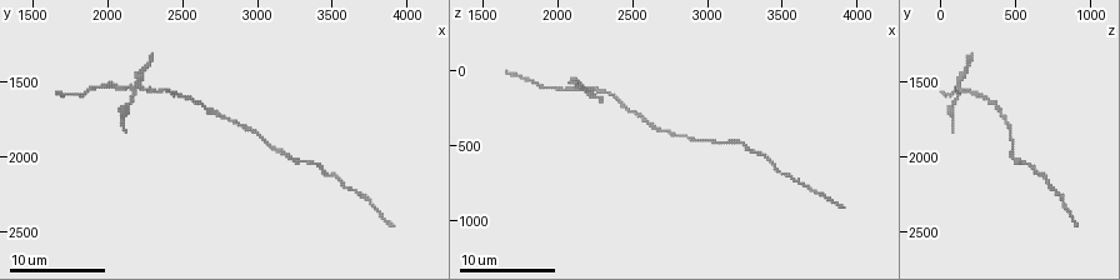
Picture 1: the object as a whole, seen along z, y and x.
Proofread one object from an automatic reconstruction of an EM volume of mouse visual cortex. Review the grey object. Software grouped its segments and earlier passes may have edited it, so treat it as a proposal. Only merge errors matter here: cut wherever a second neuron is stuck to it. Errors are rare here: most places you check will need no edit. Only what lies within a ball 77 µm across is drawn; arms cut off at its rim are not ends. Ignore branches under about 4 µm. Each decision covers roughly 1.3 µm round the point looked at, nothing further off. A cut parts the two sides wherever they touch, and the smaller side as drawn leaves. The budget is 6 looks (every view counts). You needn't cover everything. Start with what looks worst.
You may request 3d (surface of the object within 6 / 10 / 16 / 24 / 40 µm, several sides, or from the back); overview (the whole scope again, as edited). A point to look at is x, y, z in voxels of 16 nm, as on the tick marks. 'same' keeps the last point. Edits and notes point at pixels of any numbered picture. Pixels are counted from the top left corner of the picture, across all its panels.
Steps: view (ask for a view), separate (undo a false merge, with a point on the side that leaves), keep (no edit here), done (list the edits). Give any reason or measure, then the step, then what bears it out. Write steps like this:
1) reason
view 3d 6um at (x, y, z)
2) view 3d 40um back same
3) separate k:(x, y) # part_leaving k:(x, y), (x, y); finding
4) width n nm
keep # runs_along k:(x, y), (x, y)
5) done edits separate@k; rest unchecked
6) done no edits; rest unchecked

four arms meet
view 3d 6um at (2180, 1560, 120)

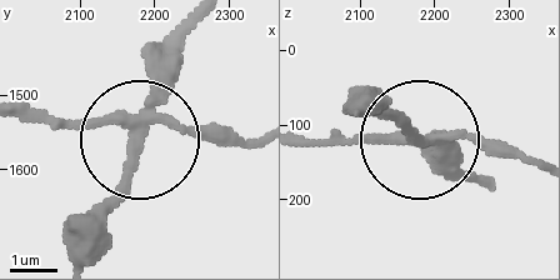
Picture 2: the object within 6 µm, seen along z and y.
separate 2:(165, 56) # part_leaving 2:(144, 123), (96, 250); a second neuron is stuck on

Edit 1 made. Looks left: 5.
view overview

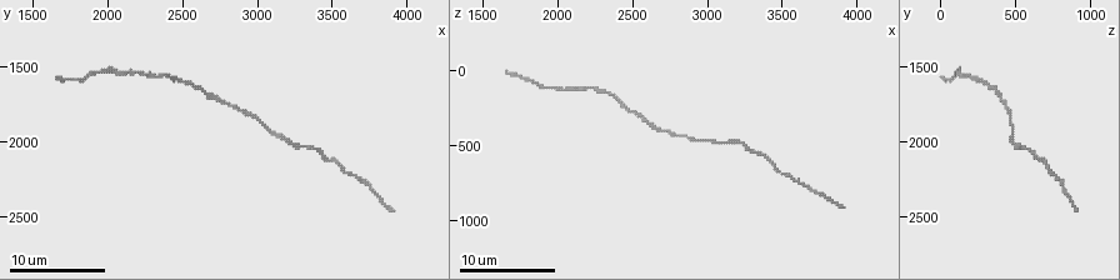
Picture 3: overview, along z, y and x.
view 3d 6um at (3340, 2020, 540)

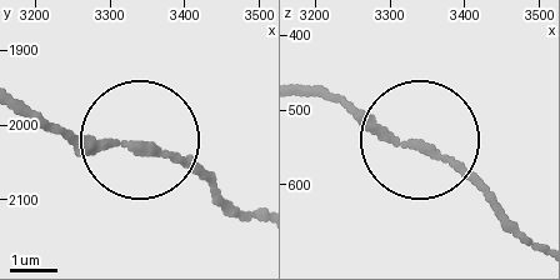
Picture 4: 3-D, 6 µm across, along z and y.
keep # runs_along 4:(310, 95), (430, 146), (498, 210); continuous, no second neuron

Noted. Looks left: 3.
view 3d 6um at (2620, 1660, 360)

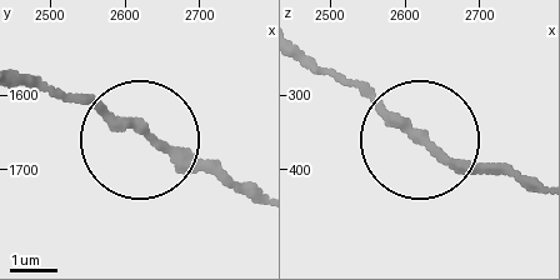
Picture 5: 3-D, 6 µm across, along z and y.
view 3d 6um back at (2615, 1640, 355)

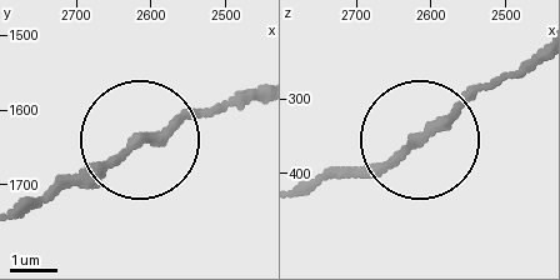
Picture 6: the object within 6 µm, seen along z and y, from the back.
keep # one neuron here

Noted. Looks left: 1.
done edits separate@2; rest unchecked

